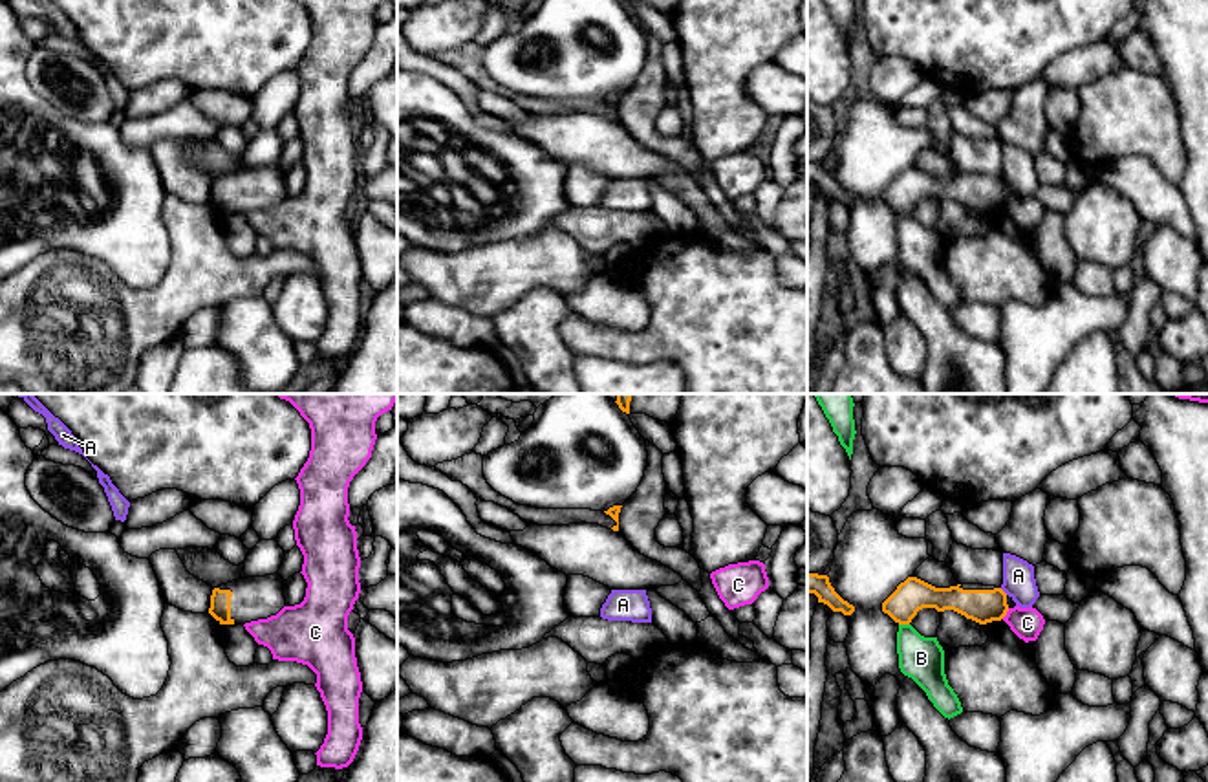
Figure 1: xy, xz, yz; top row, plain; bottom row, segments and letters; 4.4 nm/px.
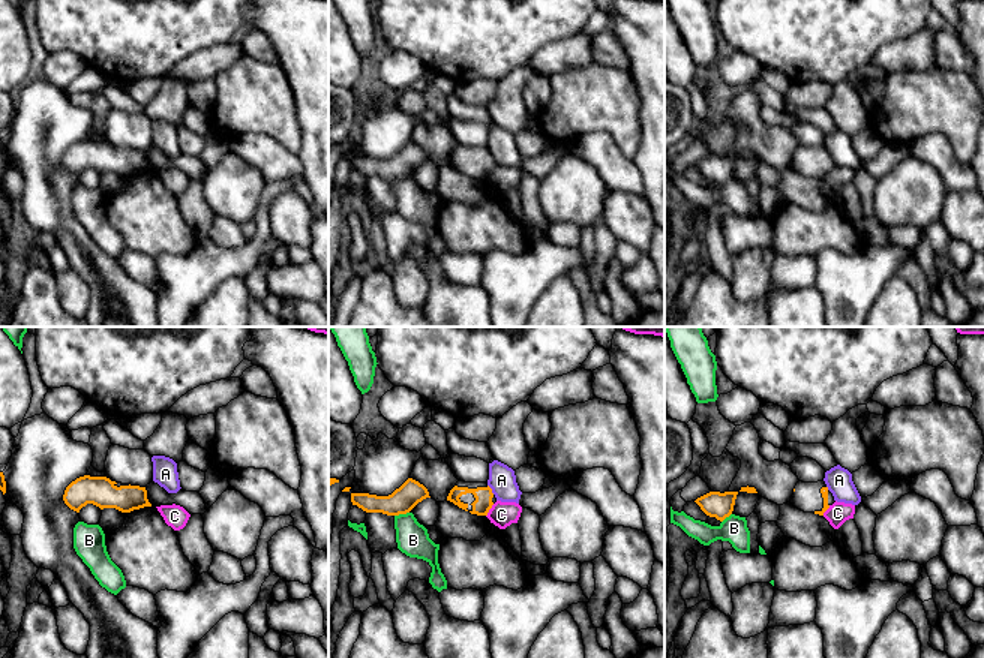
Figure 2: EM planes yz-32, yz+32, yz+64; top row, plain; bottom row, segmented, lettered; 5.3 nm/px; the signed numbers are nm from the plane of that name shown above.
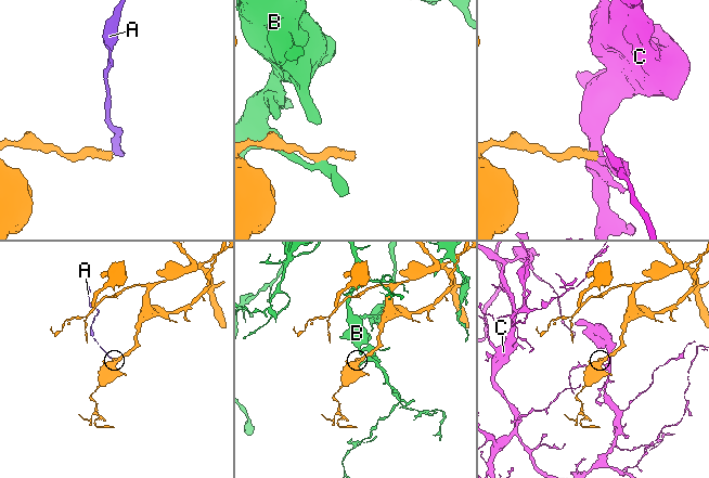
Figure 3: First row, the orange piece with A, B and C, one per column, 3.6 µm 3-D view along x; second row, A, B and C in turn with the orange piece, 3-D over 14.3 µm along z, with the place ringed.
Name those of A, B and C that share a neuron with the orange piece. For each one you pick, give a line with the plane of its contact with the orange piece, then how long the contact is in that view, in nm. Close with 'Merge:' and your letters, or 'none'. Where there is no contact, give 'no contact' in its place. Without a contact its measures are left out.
Merge: none

